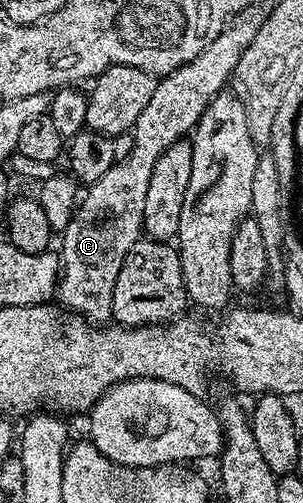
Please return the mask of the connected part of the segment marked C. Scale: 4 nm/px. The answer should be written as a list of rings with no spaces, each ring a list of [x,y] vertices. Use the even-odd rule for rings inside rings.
[[[237,18],[231,25],[225,26],[222,34],[214,37],[214,41],[210,41],[210,45],[206,45],[194,61],[157,82],[150,105],[142,109],[130,132],[132,148],[128,156],[117,158],[114,166],[85,190],[88,191],[85,195],[83,192],[72,220],[63,228],[64,244],[58,247],[62,264],[58,299],[67,310],[76,312],[89,324],[104,325],[112,319],[114,285],[118,281],[118,273],[122,273],[122,261],[126,261],[126,253],[130,253],[130,249],[134,249],[136,242],[142,238],[146,189],[150,186],[150,173],[154,173],[154,161],[158,161],[170,145],[185,138],[195,128],[208,108],[208,102],[227,88],[224,86],[233,78],[246,45],[254,41],[257,24],[244,18]]]

